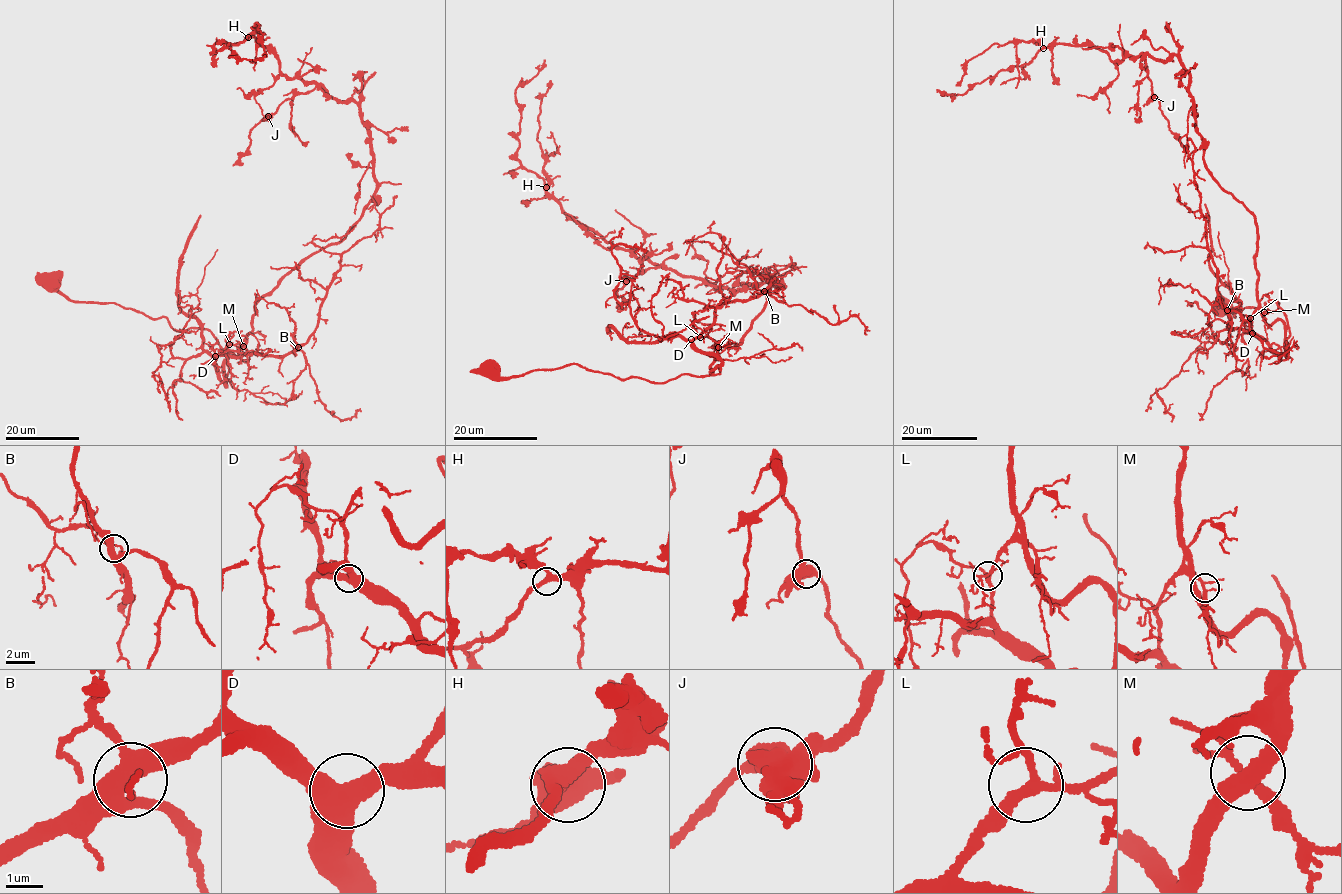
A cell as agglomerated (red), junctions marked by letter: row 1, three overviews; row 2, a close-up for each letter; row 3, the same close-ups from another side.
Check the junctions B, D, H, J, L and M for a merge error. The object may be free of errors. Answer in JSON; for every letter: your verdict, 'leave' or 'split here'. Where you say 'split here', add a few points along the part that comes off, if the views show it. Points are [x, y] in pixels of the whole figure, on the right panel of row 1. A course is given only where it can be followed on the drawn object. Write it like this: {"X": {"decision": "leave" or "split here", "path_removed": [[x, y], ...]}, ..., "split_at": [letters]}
{"B": {"decision": "leave"}, "D": {"decision": "leave"}, "H": {"decision": "leave"}, "J": {"decision": "leave"}, "L": {"decision": "leave"}, "M": {"decision": "leave"}, "split_at": []}

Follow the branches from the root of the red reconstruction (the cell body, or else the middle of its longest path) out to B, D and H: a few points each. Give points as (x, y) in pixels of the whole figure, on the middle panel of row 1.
B: (489, 367), (508, 378), (572, 364), (661, 383), (710, 375), (718, 343), (697, 337), (714, 310), (764, 291)
D: (489, 367), (508, 378), (572, 364), (661, 383), (684, 374), (710, 375), (721, 361), (691, 339)
H: (489, 367), (710, 375), (714, 345), (735, 347), (774, 283), (732, 291), (642, 260), (546, 187)

